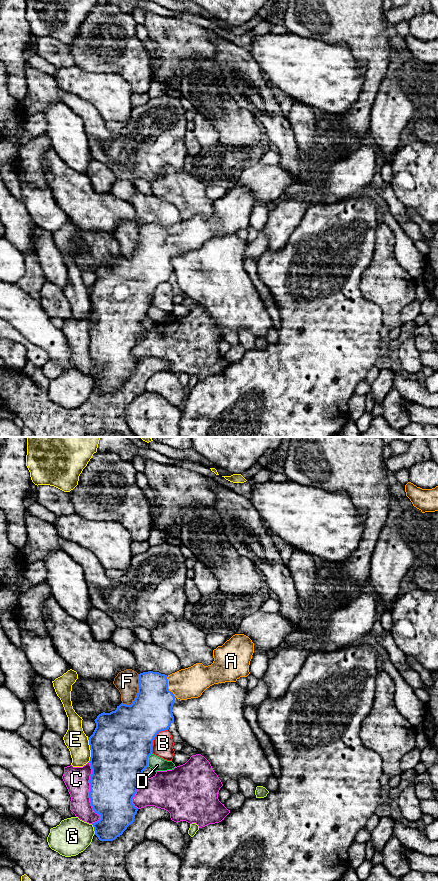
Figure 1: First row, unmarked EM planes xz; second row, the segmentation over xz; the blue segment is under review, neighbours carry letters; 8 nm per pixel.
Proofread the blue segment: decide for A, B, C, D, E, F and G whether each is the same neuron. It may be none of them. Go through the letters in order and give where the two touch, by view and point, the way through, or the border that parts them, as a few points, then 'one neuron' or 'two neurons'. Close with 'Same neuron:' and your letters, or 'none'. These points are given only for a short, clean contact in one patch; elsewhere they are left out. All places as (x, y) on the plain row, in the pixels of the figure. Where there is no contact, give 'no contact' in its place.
A: xz (167, 238) | across xz (151, 264), (155, 250), (167, 238), (191, 234) | one neuron
B: xz (153, 291) | two neurons
C: xz (89, 345) | two neurons
D: xz (147, 312) | two neurons
E: xz (90, 301) | two neurons
F: xz (137, 245) | two neurons
G: xz (94, 381) | two neurons
Same neuron: A

